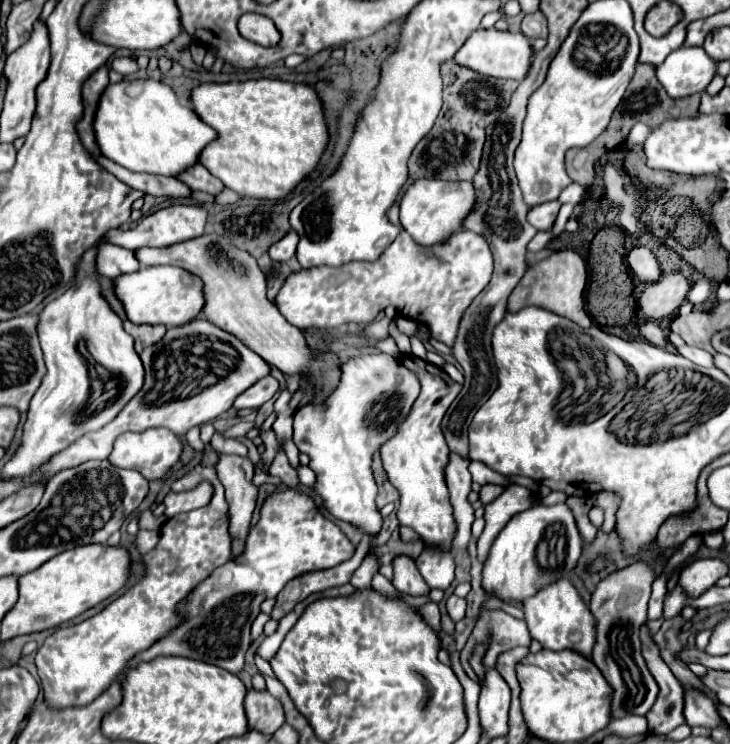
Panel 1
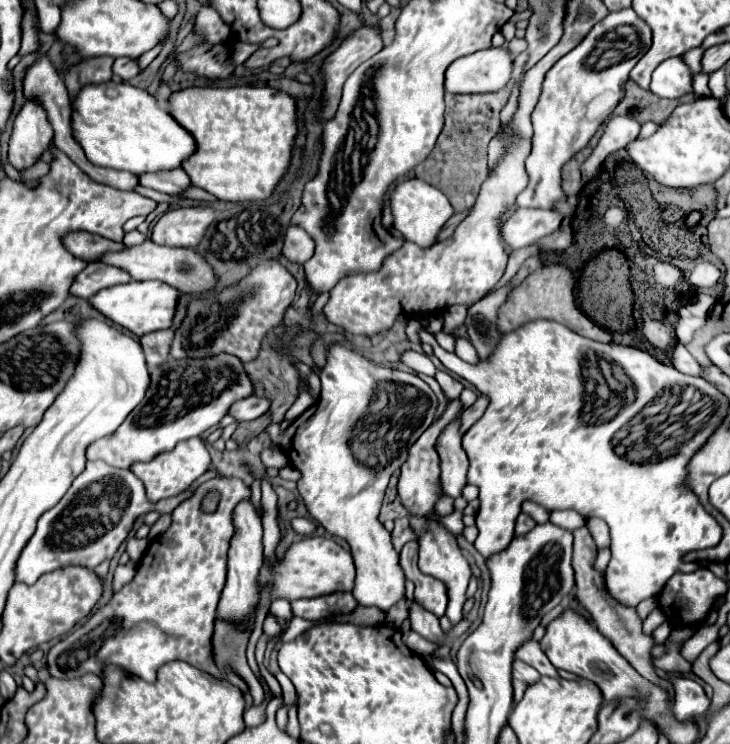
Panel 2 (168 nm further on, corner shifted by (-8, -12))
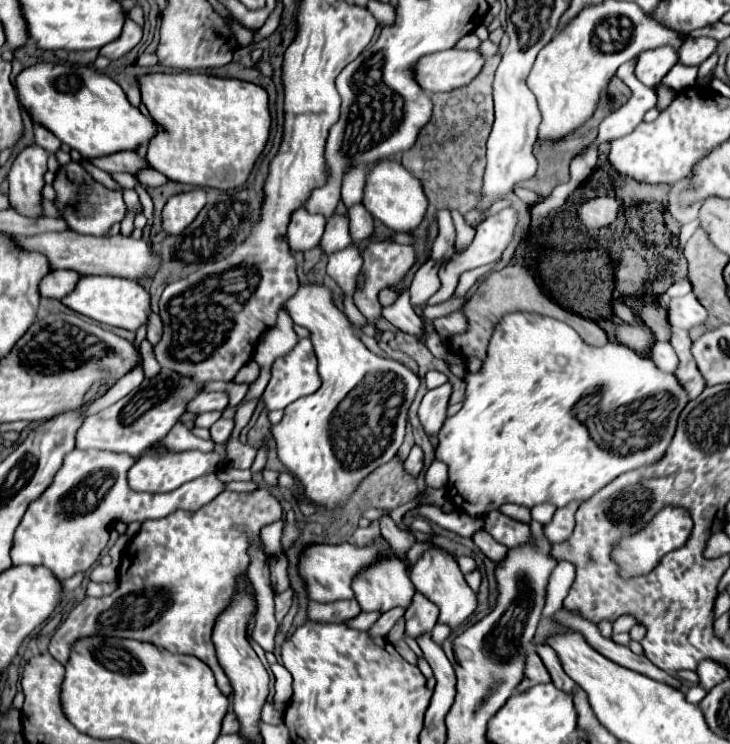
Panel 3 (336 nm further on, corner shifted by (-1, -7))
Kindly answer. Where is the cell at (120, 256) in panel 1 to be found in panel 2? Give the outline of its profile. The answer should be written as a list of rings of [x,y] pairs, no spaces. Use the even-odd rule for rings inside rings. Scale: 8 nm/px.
[[[88,262],[88,266],[80,272],[80,276],[74,278],[70,294],[88,300],[90,296],[94,296],[94,292],[102,288],[126,284],[130,280],[132,278],[128,276],[128,272],[120,272],[120,268],[112,268],[102,262]]]

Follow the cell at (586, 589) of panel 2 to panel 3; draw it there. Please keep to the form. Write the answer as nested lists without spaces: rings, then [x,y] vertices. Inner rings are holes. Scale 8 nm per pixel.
[[[569,503],[563,509],[557,509],[555,517],[551,519],[551,523],[545,525],[545,535],[553,541],[553,543],[563,543],[565,539],[569,539],[569,535],[573,533],[575,527],[575,511],[577,511],[579,503]]]

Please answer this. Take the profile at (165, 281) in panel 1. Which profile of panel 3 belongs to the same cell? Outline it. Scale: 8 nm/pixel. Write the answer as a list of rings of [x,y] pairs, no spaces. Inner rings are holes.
[[[89,275],[89,277],[81,277],[75,291],[71,291],[71,295],[61,299],[63,305],[67,305],[69,309],[91,317],[99,323],[111,325],[111,327],[123,327],[127,331],[137,331],[141,325],[147,323],[149,313],[151,313],[151,297],[149,291],[139,285],[137,281],[131,279],[123,279],[123,277],[97,277],[97,275]]]

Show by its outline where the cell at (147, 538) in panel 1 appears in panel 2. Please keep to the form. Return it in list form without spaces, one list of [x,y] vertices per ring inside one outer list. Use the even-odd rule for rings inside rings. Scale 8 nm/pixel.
[[[128,561],[125,565],[119,565],[114,573],[113,577],[113,591],[114,593],[118,592],[123,585],[127,584],[132,580],[136,574],[138,562]]]

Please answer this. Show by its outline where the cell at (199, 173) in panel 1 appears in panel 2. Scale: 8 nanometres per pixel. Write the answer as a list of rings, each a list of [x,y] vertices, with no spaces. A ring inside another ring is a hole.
[[[174,168],[174,170],[166,170],[166,172],[164,170],[144,172],[144,174],[138,174],[138,182],[140,182],[140,186],[154,188],[154,190],[166,192],[166,194],[180,194],[184,188],[190,186],[190,180],[182,168]]]

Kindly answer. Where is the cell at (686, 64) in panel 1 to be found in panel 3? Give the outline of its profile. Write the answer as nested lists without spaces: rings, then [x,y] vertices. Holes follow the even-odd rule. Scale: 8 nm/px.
[[[659,47],[649,49],[639,55],[635,75],[637,79],[647,87],[657,87],[661,79],[671,71],[671,67],[677,63],[677,53],[671,47]]]

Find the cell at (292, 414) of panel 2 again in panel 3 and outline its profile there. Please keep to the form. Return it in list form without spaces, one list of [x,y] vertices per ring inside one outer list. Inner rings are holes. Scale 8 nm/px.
[[[301,339],[291,353],[273,363],[271,381],[263,393],[263,403],[267,411],[283,409],[293,401],[315,393],[319,385],[321,379],[317,375],[317,357],[311,341]]]

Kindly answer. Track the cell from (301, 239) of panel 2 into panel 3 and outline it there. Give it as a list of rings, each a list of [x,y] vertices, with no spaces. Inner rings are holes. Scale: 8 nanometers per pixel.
[[[295,209],[287,227],[287,243],[291,251],[309,251],[317,247],[325,229],[321,215],[311,215],[305,209]]]

